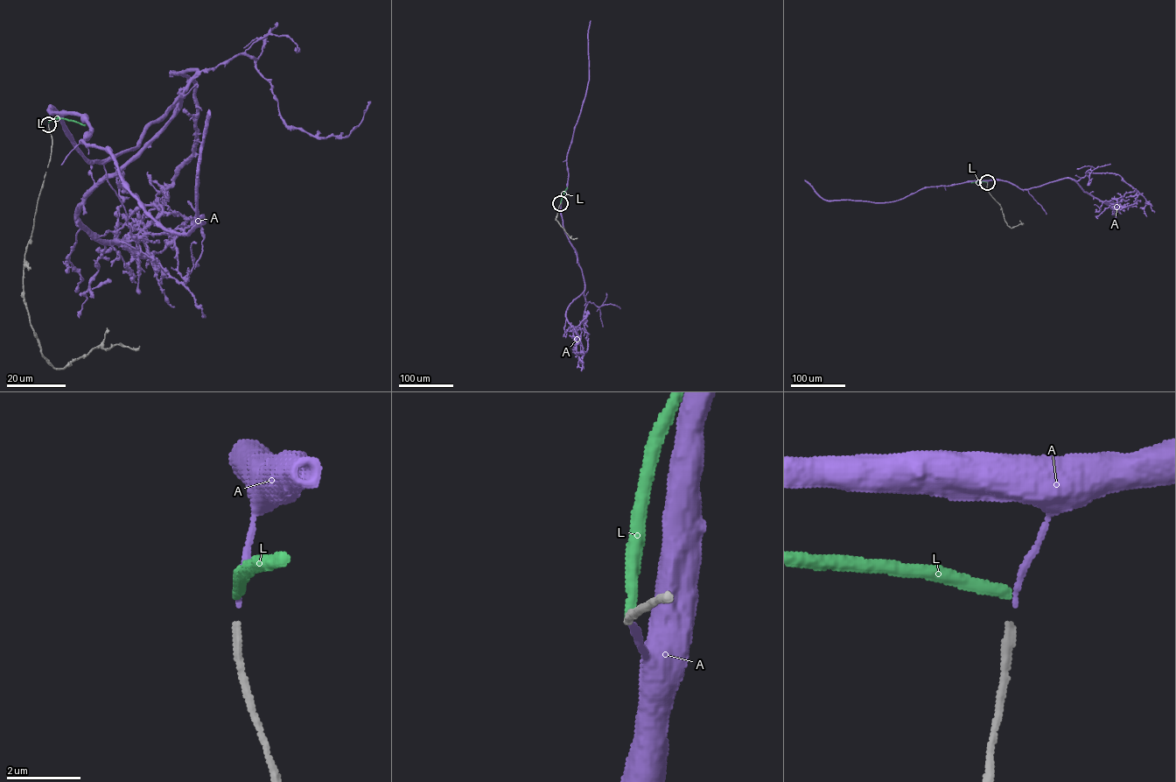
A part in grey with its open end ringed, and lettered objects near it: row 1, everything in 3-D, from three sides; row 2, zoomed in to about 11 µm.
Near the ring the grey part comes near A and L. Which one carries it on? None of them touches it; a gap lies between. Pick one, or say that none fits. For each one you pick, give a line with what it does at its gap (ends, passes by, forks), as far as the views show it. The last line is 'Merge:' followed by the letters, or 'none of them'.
A: It ends there
Merge: A

